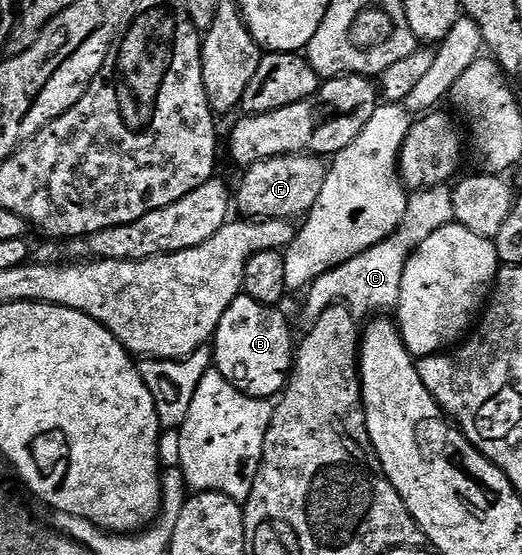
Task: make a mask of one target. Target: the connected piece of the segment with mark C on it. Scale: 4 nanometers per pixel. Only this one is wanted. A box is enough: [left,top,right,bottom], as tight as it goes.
[304,186,455,321]

